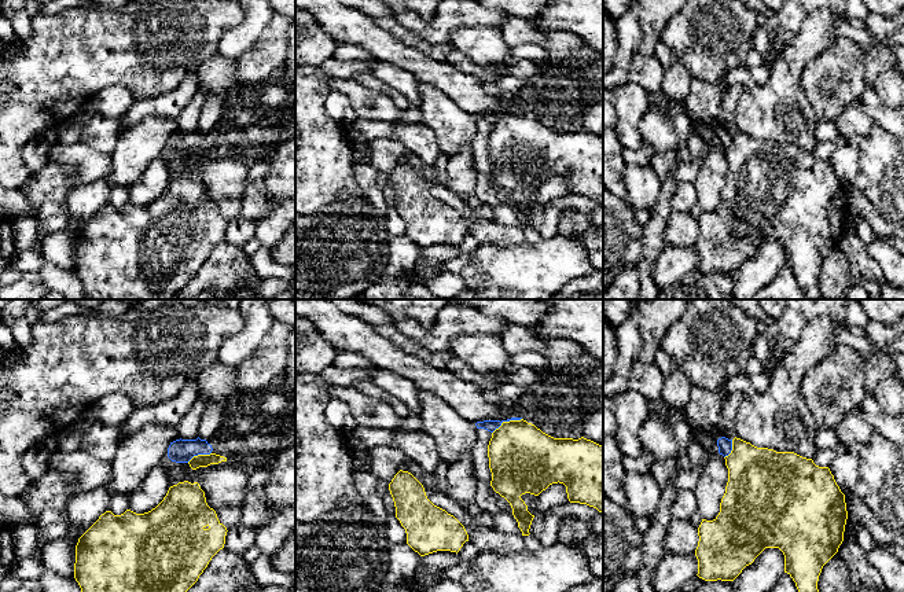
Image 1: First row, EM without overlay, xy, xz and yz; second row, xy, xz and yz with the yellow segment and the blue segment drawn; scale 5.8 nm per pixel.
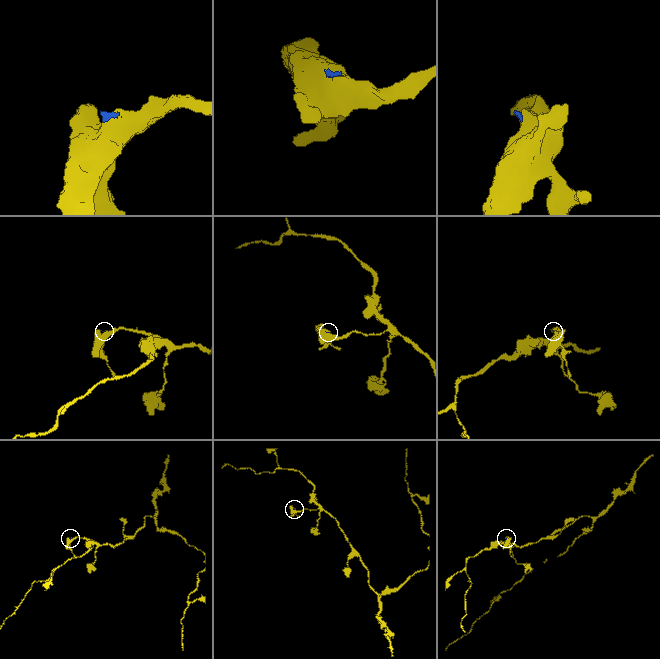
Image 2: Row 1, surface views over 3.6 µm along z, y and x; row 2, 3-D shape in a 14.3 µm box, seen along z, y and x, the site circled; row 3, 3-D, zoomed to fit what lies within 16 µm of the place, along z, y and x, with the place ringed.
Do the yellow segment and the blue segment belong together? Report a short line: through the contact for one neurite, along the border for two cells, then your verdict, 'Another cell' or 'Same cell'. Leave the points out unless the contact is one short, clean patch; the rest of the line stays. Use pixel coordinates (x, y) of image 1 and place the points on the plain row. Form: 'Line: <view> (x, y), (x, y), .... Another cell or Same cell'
Line: xz (521, 110), (504, 113), (492, 125). Another cell

